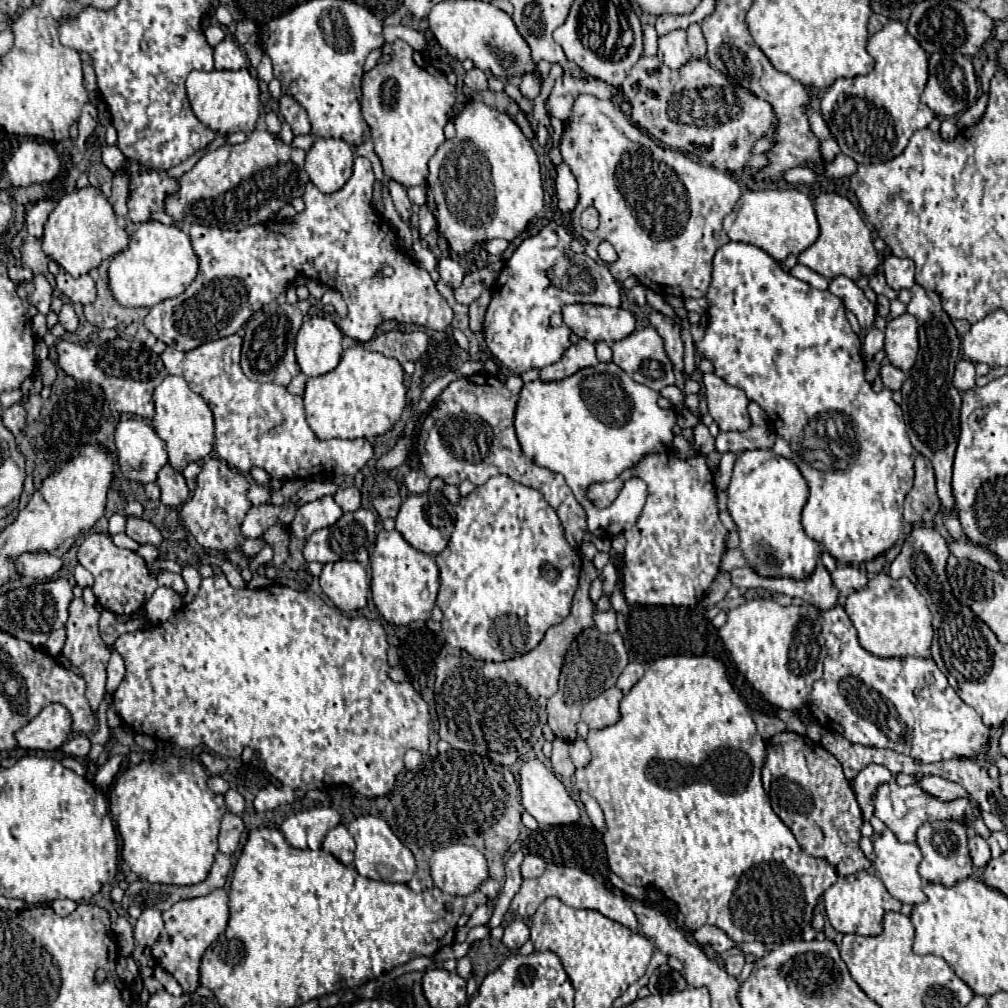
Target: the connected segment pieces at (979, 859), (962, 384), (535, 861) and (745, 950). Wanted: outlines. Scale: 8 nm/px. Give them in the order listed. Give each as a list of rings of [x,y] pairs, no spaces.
[[[978,834],[970,836],[968,840],[968,848],[970,848],[970,856],[972,856],[972,862],[976,868],[984,868],[990,860],[990,848],[986,844],[986,840]]]
[[[960,360],[956,364],[956,372],[954,372],[954,386],[960,390],[960,392],[966,392],[968,388],[974,388],[974,378],[976,378],[976,372],[974,372],[974,364],[970,360]]]
[[[524,856],[522,864],[520,864],[520,872],[522,872],[522,878],[536,878],[540,876],[540,872],[544,872],[544,860],[540,856]]]
[[[746,942],[746,944],[740,944],[740,950],[742,950],[742,954],[754,954],[756,958],[762,958],[766,954],[766,946],[762,942]]]

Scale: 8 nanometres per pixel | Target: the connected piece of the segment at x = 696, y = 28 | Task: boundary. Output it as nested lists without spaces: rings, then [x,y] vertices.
[[[700,24],[688,26],[688,44],[690,44],[690,52],[692,52],[694,58],[698,58],[698,60],[706,58],[706,42],[704,42]]]

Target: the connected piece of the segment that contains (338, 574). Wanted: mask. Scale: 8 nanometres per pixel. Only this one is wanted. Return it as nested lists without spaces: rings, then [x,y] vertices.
[[[338,560],[324,564],[320,574],[322,592],[336,604],[338,610],[352,612],[366,606],[368,600],[368,580],[366,570],[360,562]]]

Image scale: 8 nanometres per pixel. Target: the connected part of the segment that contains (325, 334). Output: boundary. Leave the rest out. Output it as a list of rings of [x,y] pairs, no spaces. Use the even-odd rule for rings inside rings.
[[[306,318],[296,336],[296,360],[306,376],[334,370],[342,356],[342,332],[330,318]]]

